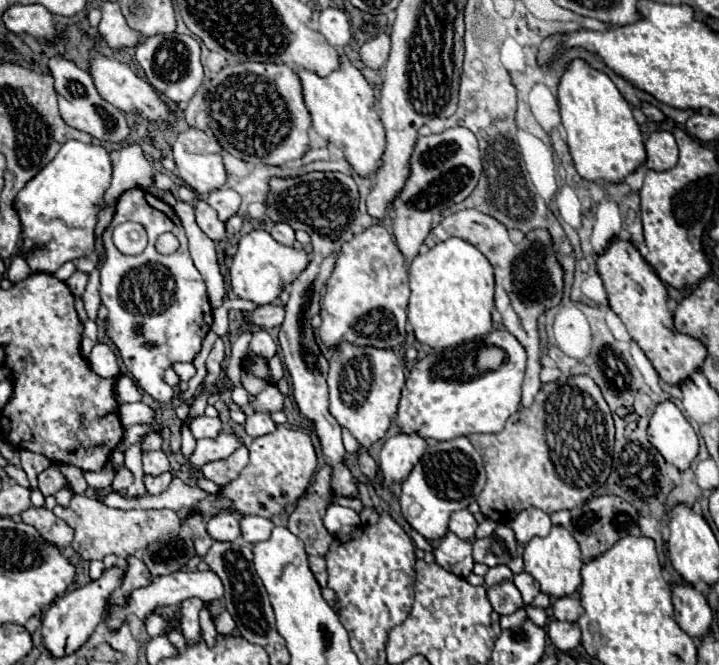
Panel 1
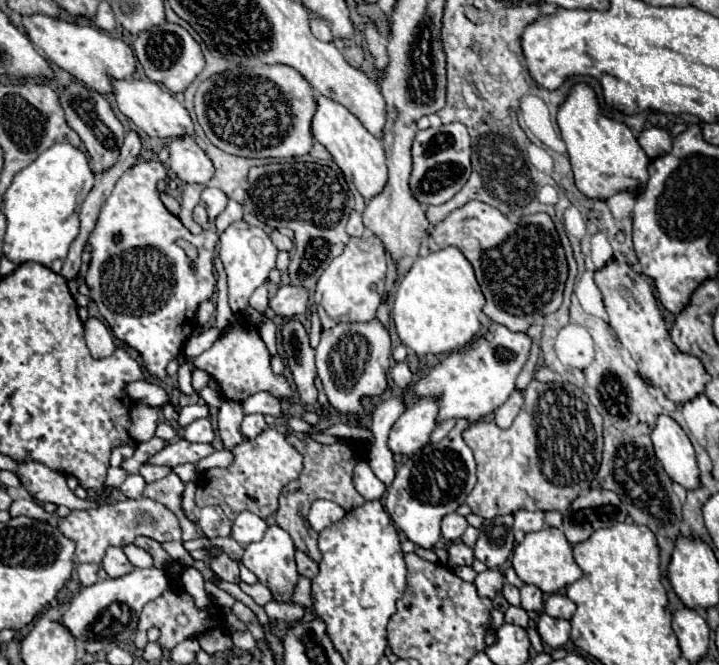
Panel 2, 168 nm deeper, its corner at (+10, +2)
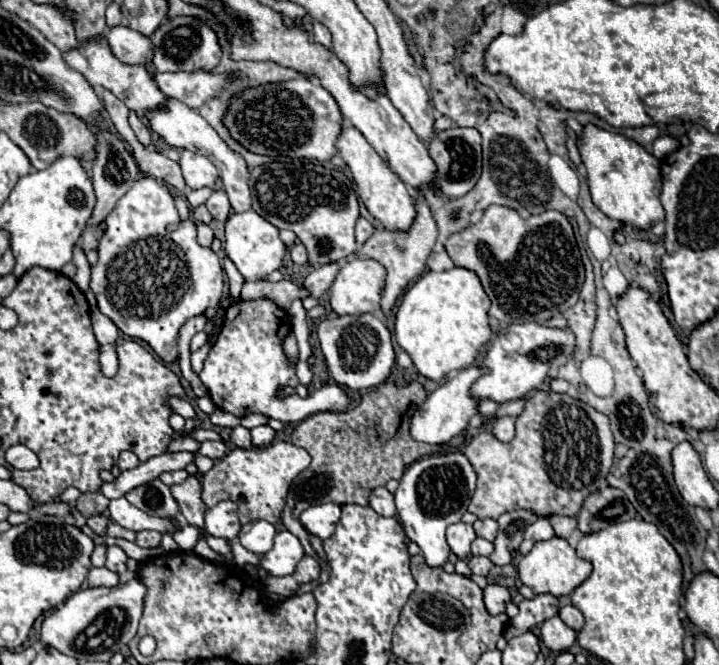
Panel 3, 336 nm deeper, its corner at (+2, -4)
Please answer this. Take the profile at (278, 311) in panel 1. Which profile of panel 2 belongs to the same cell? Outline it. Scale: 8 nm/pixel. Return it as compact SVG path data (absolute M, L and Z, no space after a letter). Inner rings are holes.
M281 286L275 296L271 296L269 300L269 308L281 316L281 318L289 318L293 314L303 316L309 309L309 294L303 288L295 288L295 286Z

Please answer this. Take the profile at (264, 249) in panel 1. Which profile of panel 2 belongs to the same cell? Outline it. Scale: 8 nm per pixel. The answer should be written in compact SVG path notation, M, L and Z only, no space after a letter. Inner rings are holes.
M241 222L231 224L219 240L219 258L225 266L227 284L229 284L229 306L233 312L243 312L249 306L249 296L269 278L269 272L275 268L277 262L277 248L269 240L269 236L255 226Z

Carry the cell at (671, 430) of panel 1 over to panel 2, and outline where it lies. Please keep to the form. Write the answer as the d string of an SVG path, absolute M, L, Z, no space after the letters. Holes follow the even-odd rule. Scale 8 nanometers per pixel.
M657 416L657 424L651 430L651 442L655 456L673 482L679 482L687 490L699 486L699 468L695 462L693 444L671 416Z

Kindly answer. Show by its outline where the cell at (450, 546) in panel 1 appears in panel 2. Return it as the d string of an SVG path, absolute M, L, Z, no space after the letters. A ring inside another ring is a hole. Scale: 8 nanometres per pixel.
M451 542L447 546L447 566L457 568L457 566L471 566L473 564L473 550L469 546L465 546L463 542Z

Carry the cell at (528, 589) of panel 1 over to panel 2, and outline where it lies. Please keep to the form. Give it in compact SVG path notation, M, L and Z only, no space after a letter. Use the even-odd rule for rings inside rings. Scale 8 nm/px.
M525 584L521 588L521 608L525 608L527 612L535 612L541 608L541 604L543 604L543 592L533 584Z

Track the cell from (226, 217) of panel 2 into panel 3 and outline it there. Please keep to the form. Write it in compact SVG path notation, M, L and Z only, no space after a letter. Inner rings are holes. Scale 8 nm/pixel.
M169 98L165 102L165 106L161 106L157 112L149 112L147 114L149 118L149 124L151 128L173 148L185 148L185 150L191 150L191 152L197 152L197 154L203 154L207 156L217 168L219 168L219 174L223 178L223 186L225 186L225 192L229 196L229 202L233 206L235 212L245 212L251 208L251 192L249 192L249 168L243 160L243 156L235 150L231 150L221 138L219 134L209 126L209 122L197 114L193 108L181 104L179 100L173 100Z

